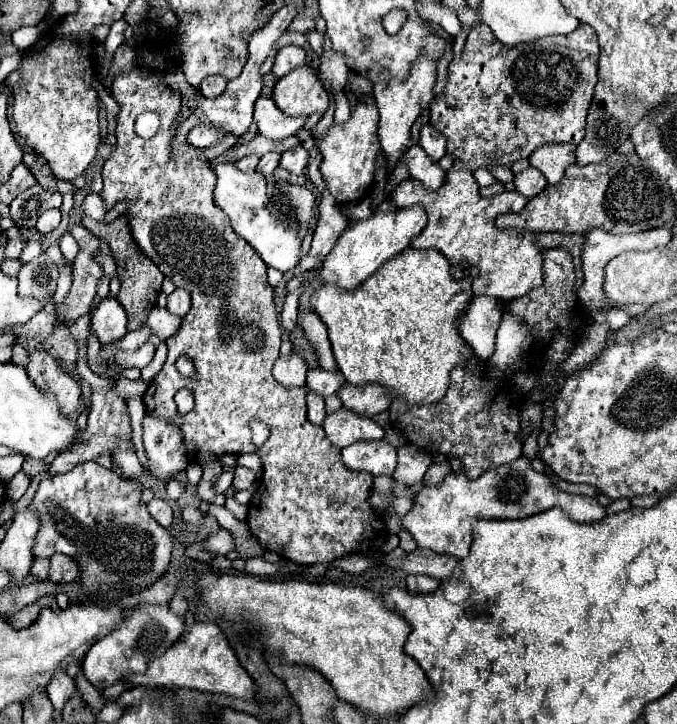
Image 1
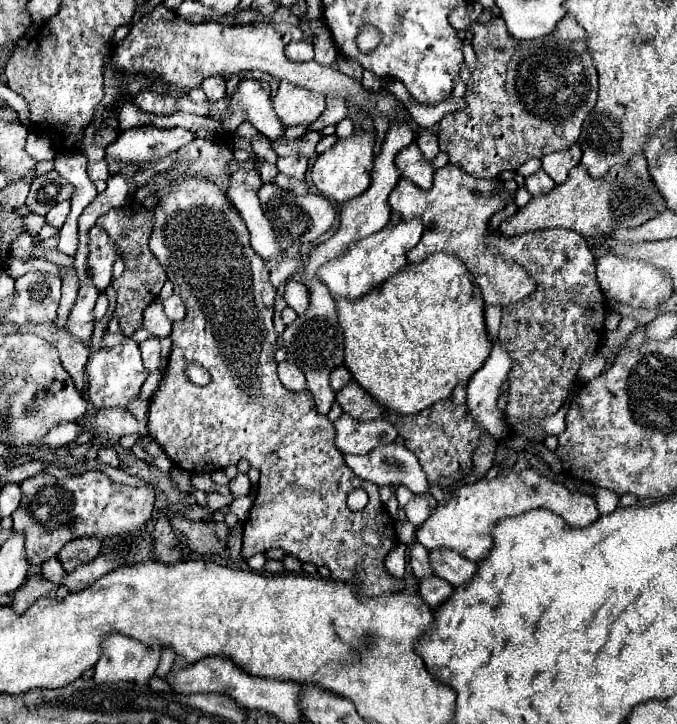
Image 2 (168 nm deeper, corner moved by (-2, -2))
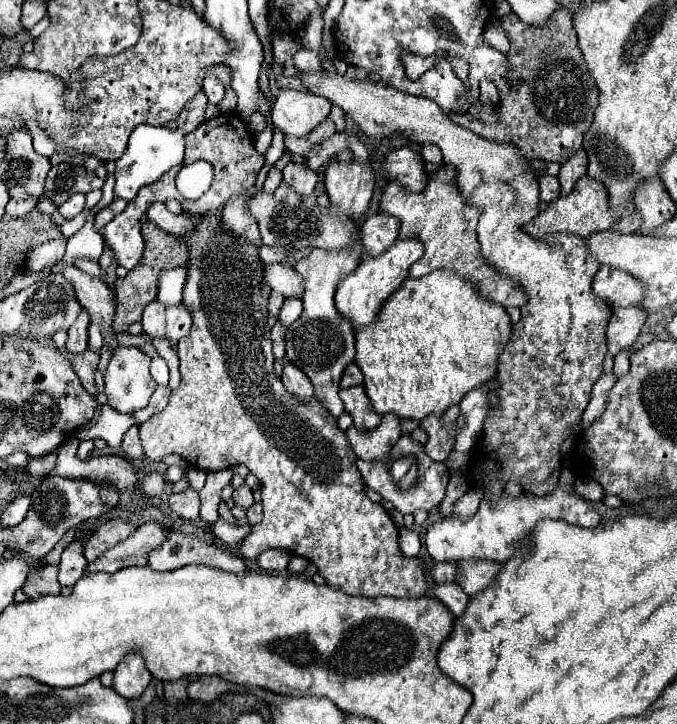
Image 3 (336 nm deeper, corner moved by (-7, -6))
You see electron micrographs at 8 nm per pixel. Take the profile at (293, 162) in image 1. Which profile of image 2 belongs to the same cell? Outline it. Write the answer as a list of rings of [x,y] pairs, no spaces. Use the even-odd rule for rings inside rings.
[[[292,154],[292,156],[286,156],[286,158],[278,158],[276,166],[282,174],[296,178],[296,180],[304,180],[306,170],[308,170],[308,158],[300,156],[300,154]]]

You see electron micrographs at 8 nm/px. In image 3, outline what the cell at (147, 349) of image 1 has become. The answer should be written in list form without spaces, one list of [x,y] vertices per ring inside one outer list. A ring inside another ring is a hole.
[[[153,356],[151,358],[151,376],[157,384],[161,386],[167,386],[167,380],[169,380],[169,370],[167,370],[167,364],[161,356]]]

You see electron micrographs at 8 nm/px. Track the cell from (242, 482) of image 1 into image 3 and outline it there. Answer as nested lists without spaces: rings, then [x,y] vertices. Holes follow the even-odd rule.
[[[247,484],[235,488],[233,490],[233,500],[235,500],[237,506],[243,506],[243,508],[253,506],[253,492],[251,492],[251,488]]]

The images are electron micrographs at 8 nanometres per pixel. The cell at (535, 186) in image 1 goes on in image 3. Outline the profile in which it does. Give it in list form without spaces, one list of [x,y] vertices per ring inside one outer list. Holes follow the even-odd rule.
[[[541,176],[539,178],[539,192],[541,202],[551,202],[559,196],[559,180],[557,176]]]

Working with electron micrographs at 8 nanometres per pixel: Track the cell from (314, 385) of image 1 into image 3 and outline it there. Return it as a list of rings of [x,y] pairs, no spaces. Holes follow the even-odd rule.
[[[349,364],[343,372],[341,388],[351,388],[351,386],[357,386],[357,384],[363,384],[363,374],[355,364]]]

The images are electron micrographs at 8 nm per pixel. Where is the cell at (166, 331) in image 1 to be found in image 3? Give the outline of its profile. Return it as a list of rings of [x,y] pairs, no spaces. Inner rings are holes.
[[[157,300],[145,306],[143,310],[143,330],[151,338],[163,338],[165,336],[165,306]]]

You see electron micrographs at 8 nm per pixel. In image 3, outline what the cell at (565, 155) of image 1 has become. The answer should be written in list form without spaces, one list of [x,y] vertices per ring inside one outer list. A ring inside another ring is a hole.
[[[577,150],[565,164],[561,164],[561,170],[559,170],[561,194],[571,192],[575,182],[585,174],[587,174],[587,154],[585,150]]]

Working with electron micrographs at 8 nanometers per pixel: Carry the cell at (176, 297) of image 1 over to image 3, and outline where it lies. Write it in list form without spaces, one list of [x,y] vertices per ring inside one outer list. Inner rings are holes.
[[[169,306],[167,308],[167,340],[177,342],[179,338],[187,336],[191,330],[191,312],[183,306]]]

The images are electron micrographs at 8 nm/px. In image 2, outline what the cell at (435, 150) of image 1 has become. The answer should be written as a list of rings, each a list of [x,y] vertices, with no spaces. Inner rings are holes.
[[[424,130],[424,132],[418,136],[416,144],[418,144],[418,148],[422,150],[422,154],[424,154],[426,160],[434,160],[436,154],[440,152],[440,150],[438,150],[438,136],[436,136],[434,130]]]

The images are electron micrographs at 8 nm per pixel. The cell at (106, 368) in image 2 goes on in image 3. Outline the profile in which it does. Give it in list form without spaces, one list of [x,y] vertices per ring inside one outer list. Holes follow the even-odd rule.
[[[117,348],[109,360],[107,370],[103,372],[103,380],[107,404],[123,414],[133,414],[135,410],[145,408],[157,386],[149,372],[149,356],[145,356],[139,348]]]

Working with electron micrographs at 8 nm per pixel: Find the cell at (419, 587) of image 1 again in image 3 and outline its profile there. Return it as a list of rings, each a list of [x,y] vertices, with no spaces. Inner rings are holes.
[[[455,582],[453,584],[437,584],[433,594],[439,602],[443,602],[443,606],[447,606],[449,612],[453,612],[453,616],[461,616],[469,602],[469,596]]]

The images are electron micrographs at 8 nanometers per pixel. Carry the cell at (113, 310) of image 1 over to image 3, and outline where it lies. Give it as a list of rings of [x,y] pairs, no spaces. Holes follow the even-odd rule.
[[[81,310],[77,320],[69,328],[69,340],[67,340],[67,350],[69,352],[83,352],[87,350],[87,330],[89,330],[89,312]]]

